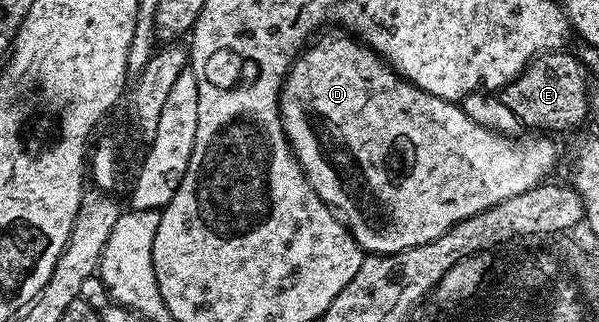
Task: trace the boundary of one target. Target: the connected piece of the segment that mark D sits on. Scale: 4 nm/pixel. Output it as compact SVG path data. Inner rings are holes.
M338 28L315 37L290 65L290 70L286 73L286 80L282 83L280 117L286 138L290 142L290 149L297 156L312 188L320 196L320 200L324 200L324 204L345 222L347 230L367 255L404 252L405 249L428 244L429 241L440 237L442 233L448 232L458 221L476 216L477 213L482 213L486 209L492 208L493 205L500 204L508 197L519 196L522 192L528 192L529 189L534 189L545 183L551 177L549 174L553 172L554 165L558 162L558 146L550 139L553 137L542 132L530 132L527 133L527 138L522 138L523 136L513 138L511 135L498 134L494 130L476 124L476 120L472 120L463 112L459 103L445 102L416 88L405 78L401 78L369 46L362 45L357 38Z

